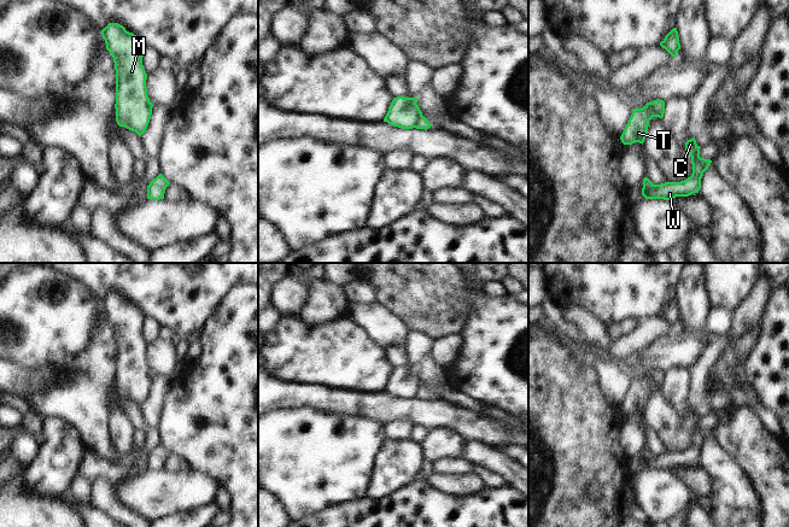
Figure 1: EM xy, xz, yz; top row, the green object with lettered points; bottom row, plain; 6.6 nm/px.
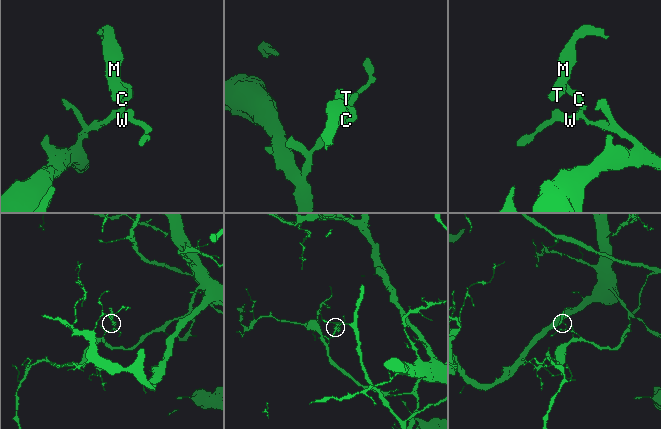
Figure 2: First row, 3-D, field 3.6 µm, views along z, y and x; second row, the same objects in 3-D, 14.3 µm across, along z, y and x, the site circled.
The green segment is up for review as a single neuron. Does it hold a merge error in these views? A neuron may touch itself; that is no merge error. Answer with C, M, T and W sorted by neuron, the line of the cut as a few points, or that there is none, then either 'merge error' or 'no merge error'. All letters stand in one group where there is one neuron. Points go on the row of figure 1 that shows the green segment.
groups C W / M T; cut yz (650, 103), (650, 106), (659, 116); merge error

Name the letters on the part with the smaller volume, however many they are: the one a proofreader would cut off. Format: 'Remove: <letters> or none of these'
Remove: M, T

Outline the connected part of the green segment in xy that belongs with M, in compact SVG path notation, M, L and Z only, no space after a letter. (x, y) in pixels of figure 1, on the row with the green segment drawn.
M109 23L101 30L101 36L115 63L116 122L141 136L152 115L146 87L147 74L142 65L145 43L118 23Z

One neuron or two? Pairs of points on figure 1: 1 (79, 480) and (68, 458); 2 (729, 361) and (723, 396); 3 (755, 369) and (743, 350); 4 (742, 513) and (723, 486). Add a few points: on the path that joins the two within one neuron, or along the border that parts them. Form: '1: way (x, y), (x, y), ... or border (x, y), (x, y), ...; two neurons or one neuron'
1: border (76, 473), (66, 490); two neurons
2: way (725, 369), (725, 387); one neuron
3: border (760, 331), (759, 339), (746, 363); two neurons
4: way (736, 507), (734, 497), (729, 492); one neuron

